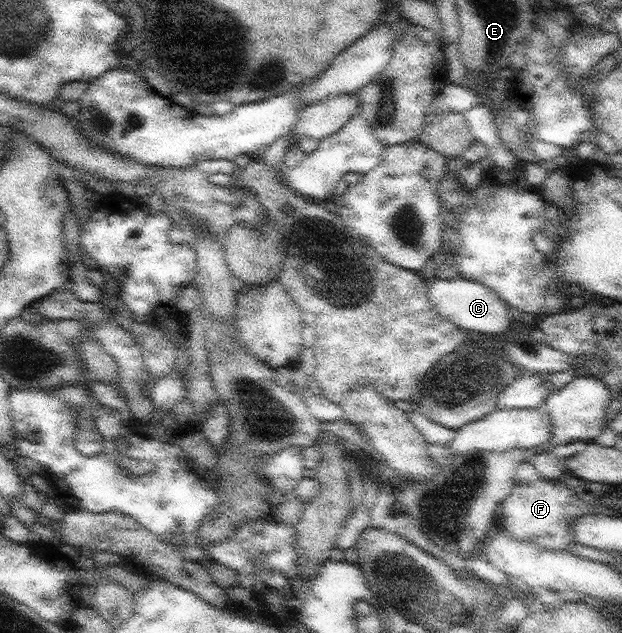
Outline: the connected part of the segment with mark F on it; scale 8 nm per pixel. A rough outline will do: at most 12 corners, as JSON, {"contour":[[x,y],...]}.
{"contour":[[519,465],[497,532],[545,551],[593,513],[565,480]]}

